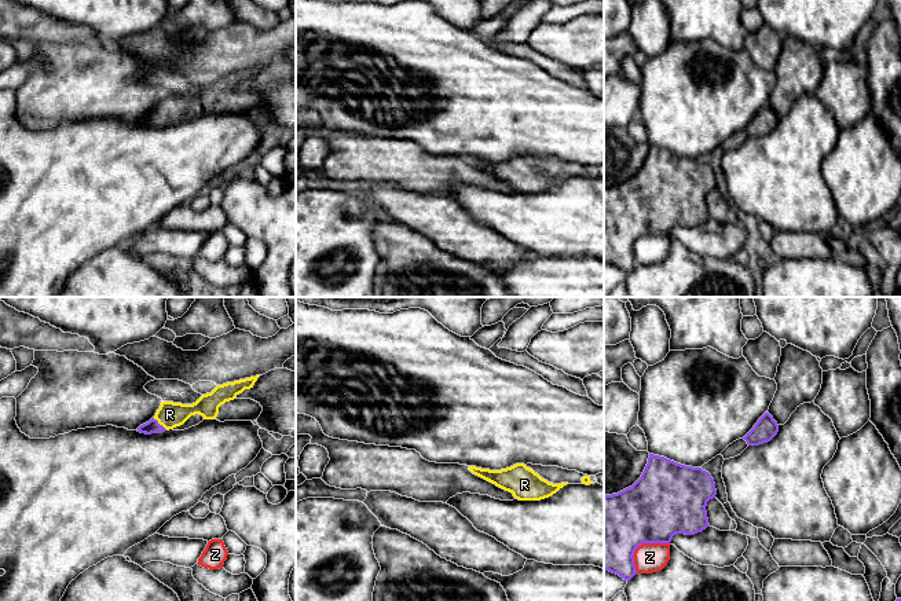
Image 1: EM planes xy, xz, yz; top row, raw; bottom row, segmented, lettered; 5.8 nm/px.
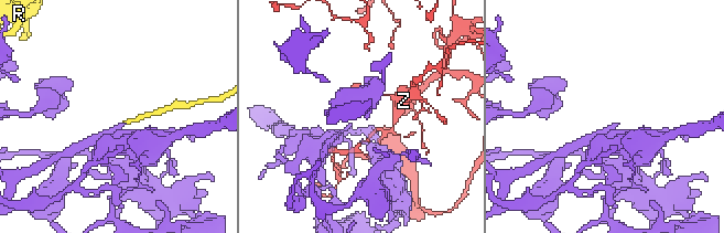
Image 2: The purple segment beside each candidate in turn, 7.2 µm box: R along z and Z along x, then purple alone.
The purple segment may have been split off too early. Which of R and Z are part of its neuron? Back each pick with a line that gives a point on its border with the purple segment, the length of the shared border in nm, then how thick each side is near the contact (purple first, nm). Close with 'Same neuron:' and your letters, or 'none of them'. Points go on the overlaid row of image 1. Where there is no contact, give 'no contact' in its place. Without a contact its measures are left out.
R: meets purple in xy at (158, 424); contact 110 nm long; 80 nm thick on the purple side, 150 nm on the other
Same neuron: R

